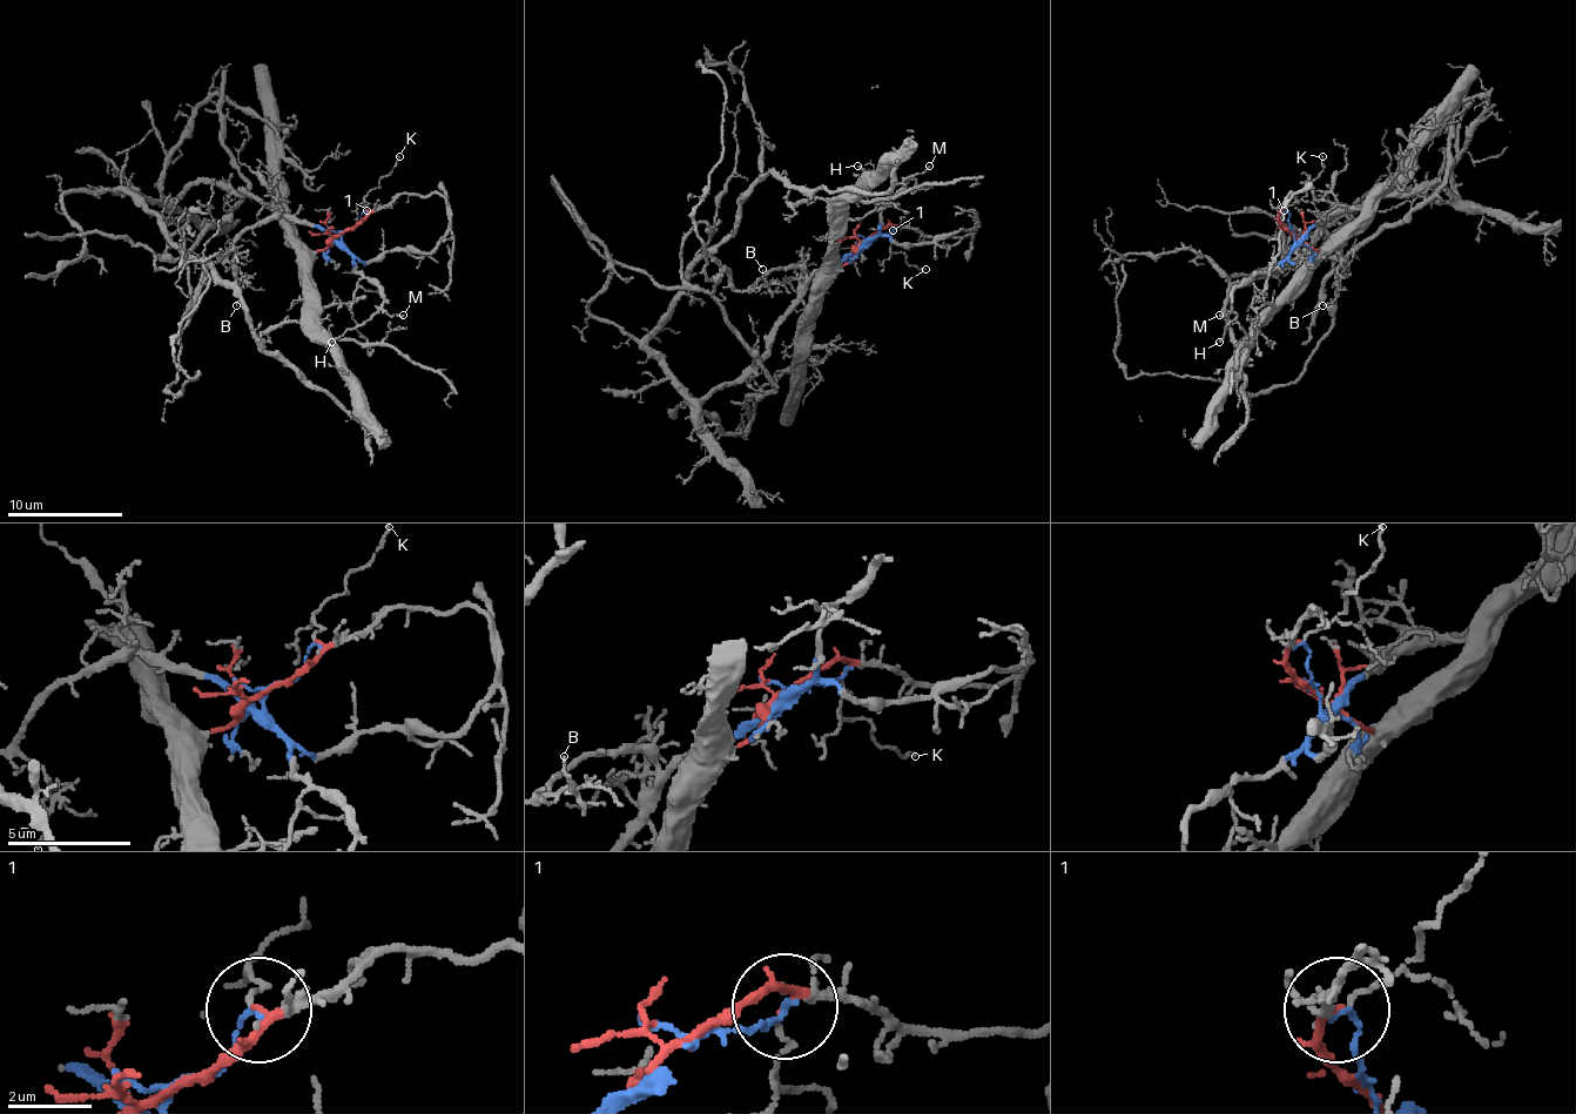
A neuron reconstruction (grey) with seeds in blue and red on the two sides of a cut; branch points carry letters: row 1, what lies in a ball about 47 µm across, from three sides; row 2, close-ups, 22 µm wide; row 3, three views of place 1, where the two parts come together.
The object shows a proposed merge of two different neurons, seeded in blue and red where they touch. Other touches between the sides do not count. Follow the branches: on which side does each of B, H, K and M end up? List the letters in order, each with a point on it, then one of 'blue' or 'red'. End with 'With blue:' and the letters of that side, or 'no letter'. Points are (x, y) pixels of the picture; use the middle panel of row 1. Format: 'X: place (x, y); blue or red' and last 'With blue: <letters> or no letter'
B: place (762, 269); blue
H: place (857, 166); blue
K: place (925, 269); red
M: place (929, 166); blue
With blue: B, H, M

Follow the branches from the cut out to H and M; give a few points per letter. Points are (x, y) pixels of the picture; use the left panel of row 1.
H: (341, 231), (344, 249), (352, 257), (355, 271), (361, 271), (381, 292), (384, 301), (372, 315), (332, 341)
M: (341, 231), (344, 249), (352, 257), (352, 269), (361, 271), (381, 292), (390, 315), (404, 315)

